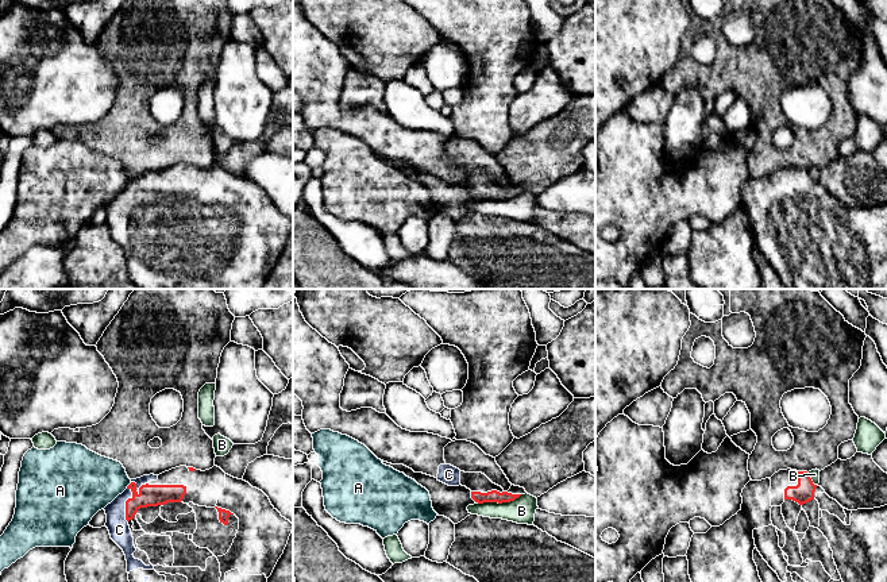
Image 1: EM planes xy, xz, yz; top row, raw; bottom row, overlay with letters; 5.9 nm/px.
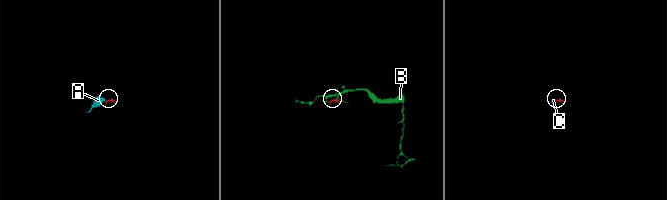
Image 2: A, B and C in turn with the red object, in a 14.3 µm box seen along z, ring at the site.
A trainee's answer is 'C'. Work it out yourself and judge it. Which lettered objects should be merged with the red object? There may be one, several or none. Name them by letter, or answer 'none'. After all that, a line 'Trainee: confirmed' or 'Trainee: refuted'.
C
Trainee: confirmed

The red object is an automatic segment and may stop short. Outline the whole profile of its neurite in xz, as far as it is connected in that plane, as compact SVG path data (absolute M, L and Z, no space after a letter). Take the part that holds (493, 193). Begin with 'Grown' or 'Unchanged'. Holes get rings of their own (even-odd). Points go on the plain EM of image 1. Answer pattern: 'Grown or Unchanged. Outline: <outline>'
Grown. Outline: M293 0L293 90L302 99L302 117L306 127L315 131L320 127L331 127L347 132L365 142L378 157L404 162L414 170L435 174L448 184L466 184L471 188L471 196L478 200L510 200L525 192L525 186L512 182L508 189L493 181L482 170L464 170L447 162L444 144L456 136L447 136L428 130L410 130L398 124L386 111L373 105L343 108L340 105L340 90L350 62L342 54L339 46L313 27L300 9L297 0Z

